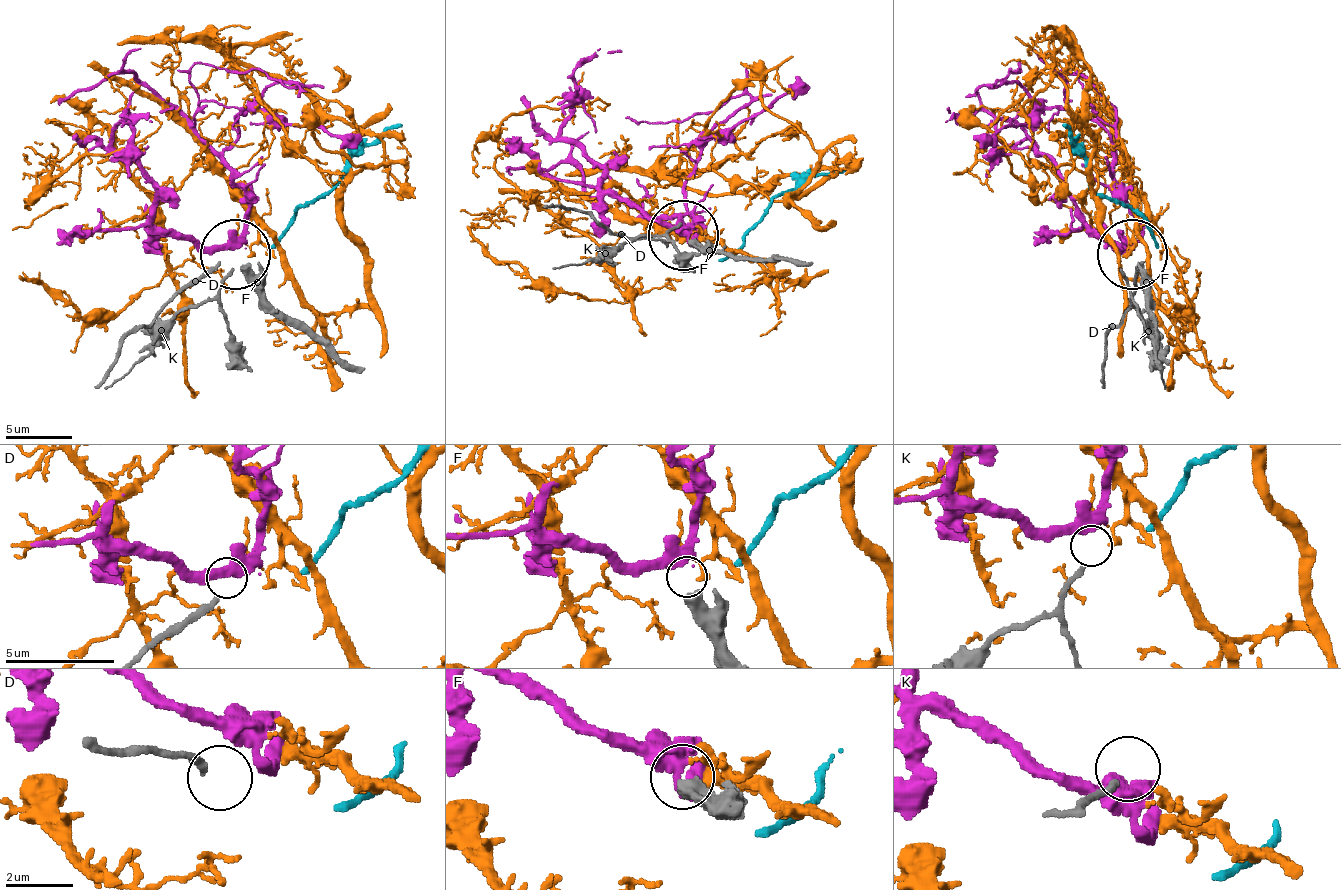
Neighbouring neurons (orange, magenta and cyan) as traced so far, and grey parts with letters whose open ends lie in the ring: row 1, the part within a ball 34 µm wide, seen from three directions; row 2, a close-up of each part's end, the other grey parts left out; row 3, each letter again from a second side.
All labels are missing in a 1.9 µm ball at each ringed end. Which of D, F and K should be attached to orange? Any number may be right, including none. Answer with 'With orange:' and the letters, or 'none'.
With orange: none

